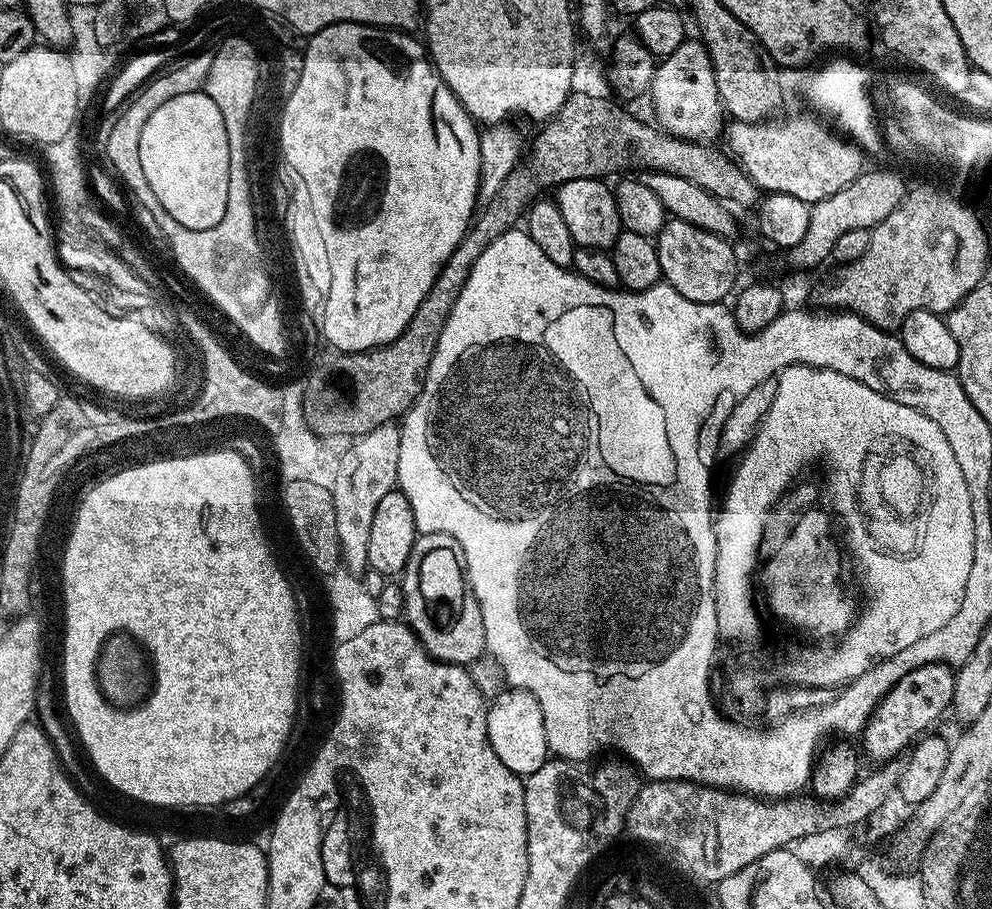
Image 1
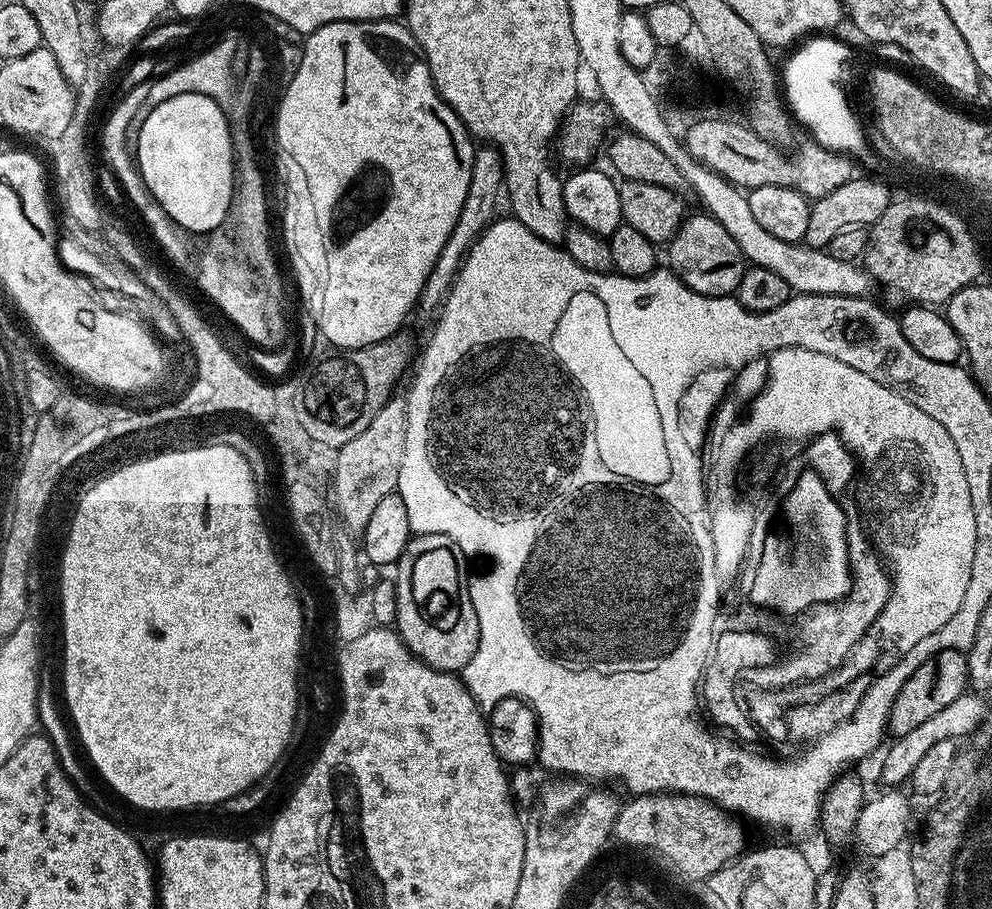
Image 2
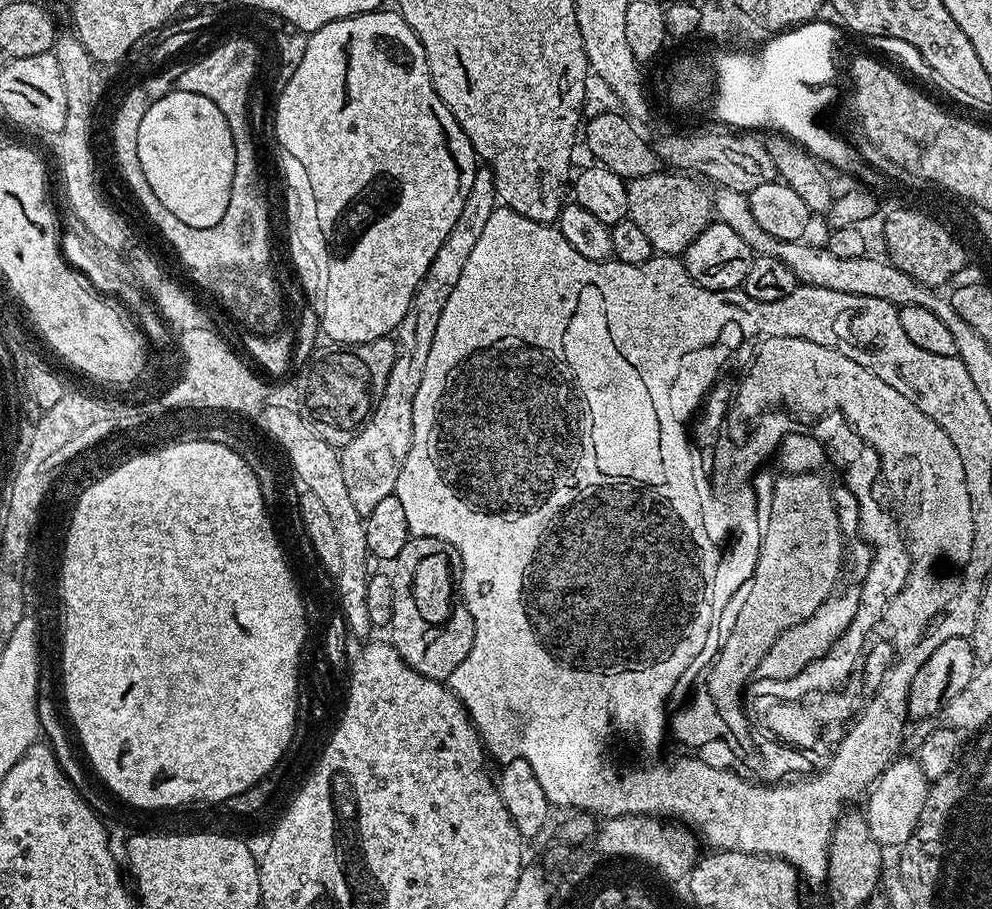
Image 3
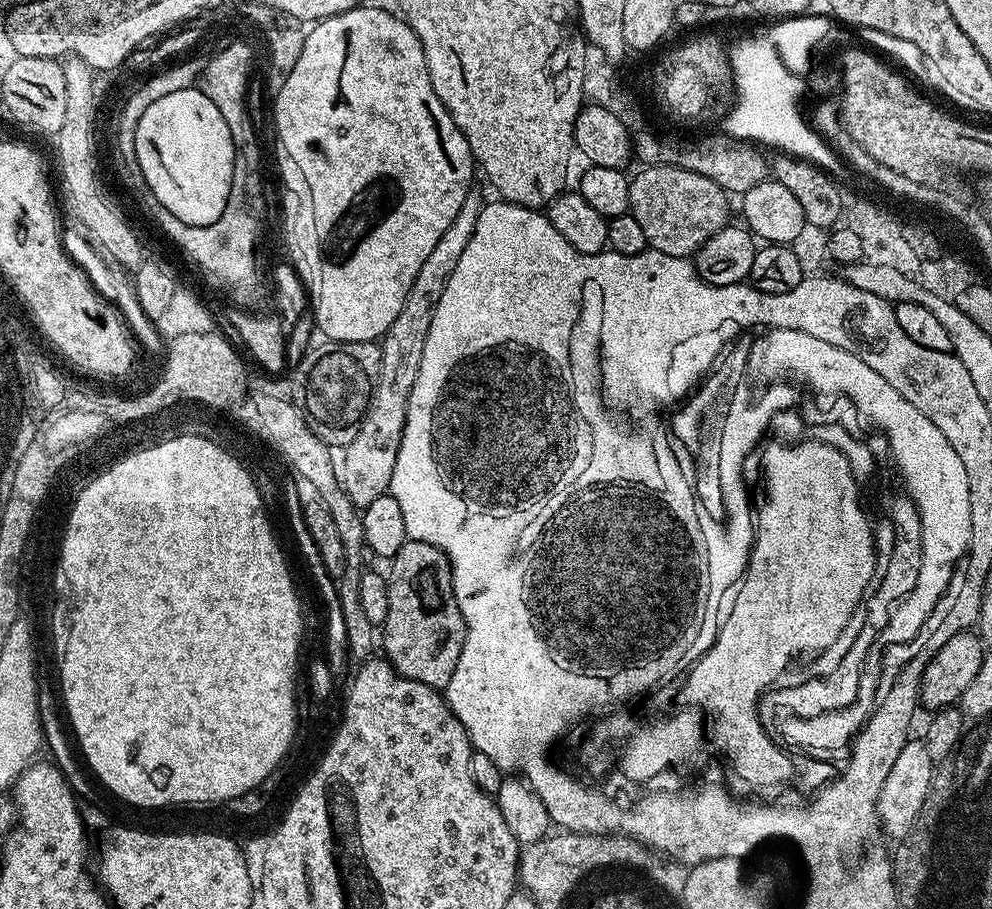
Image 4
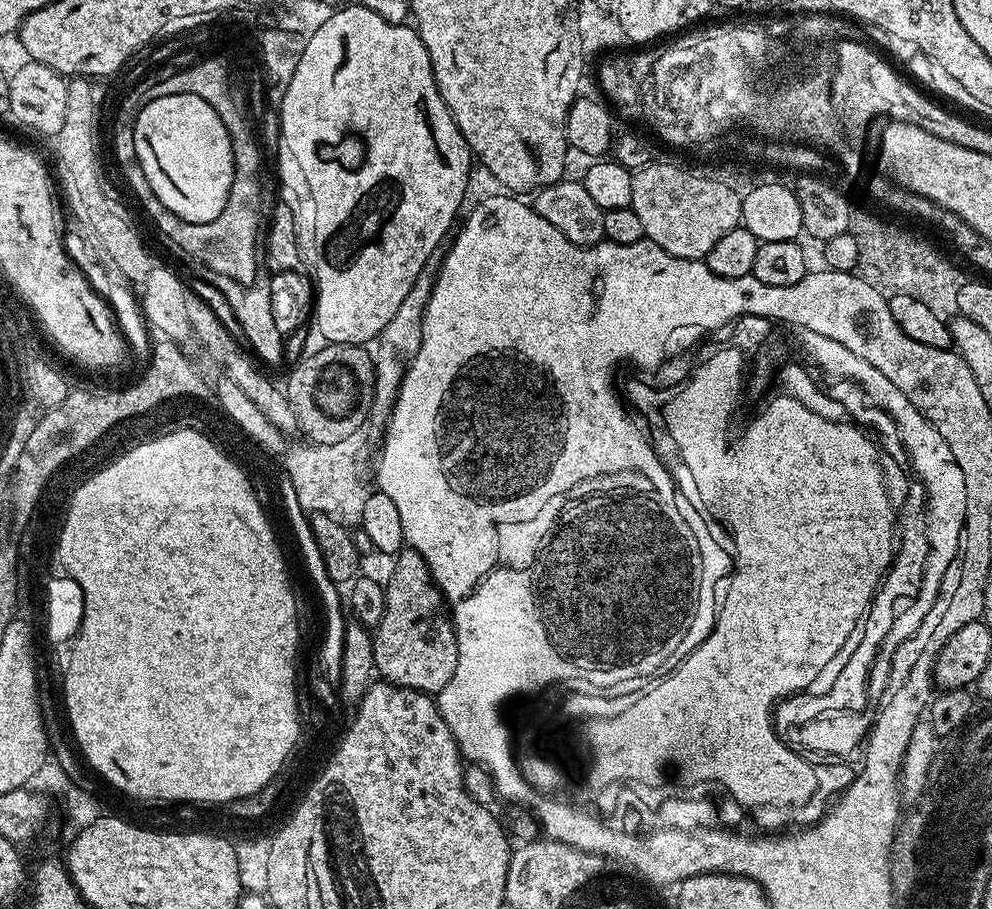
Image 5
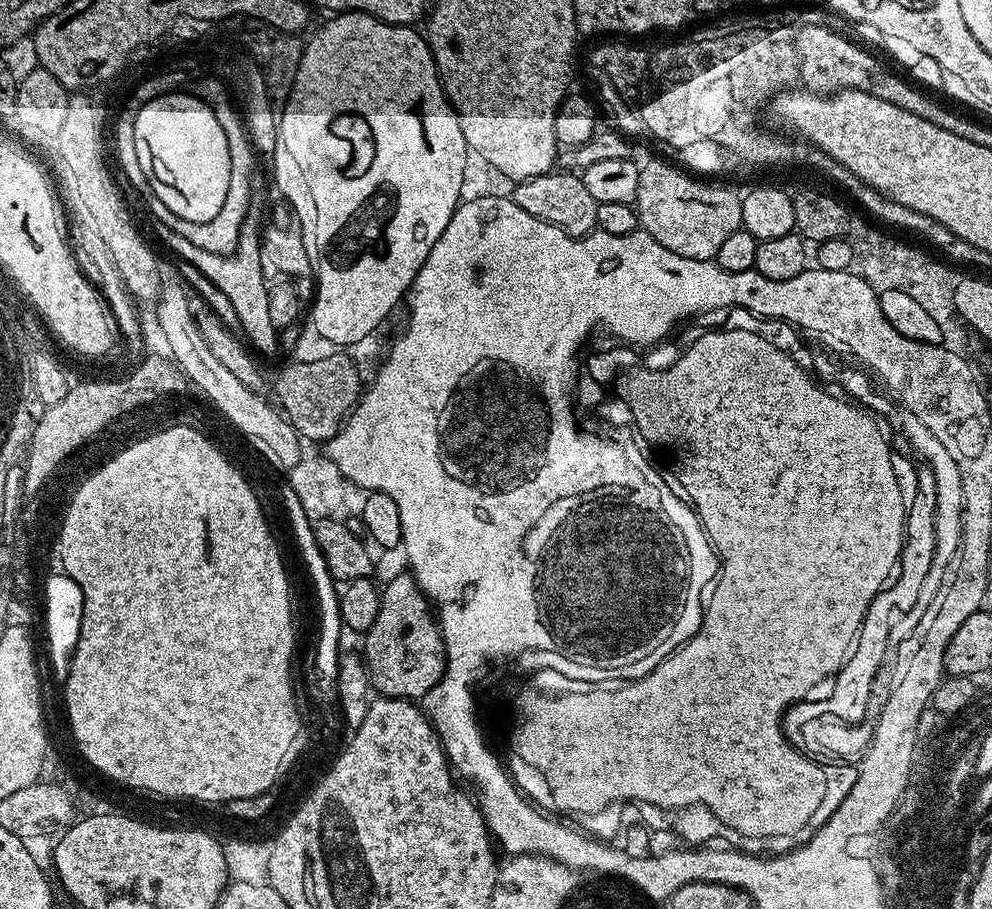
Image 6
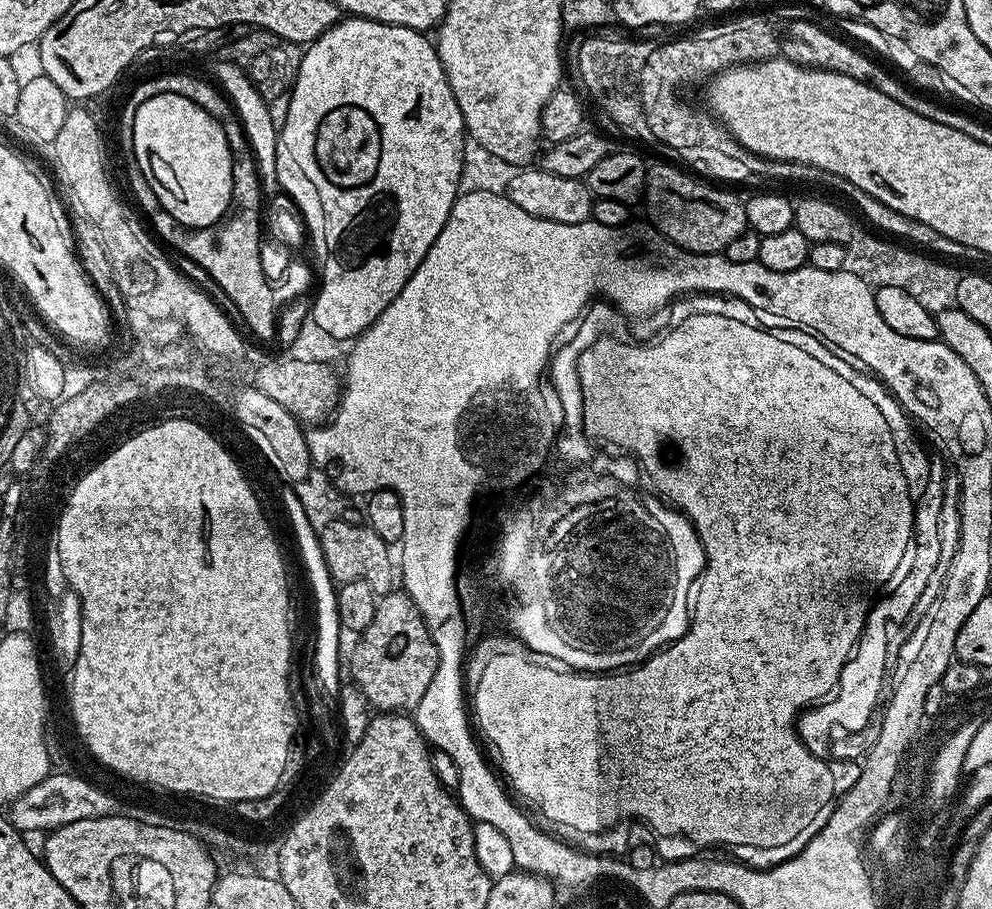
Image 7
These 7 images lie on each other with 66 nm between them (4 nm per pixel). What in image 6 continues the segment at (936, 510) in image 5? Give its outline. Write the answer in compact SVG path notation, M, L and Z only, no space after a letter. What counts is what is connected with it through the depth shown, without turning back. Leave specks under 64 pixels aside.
M905 415L903 419L904 432L908 435L908 440L912 443L913 450L918 455L924 456L920 458L923 458L934 472L934 479L937 482L937 542L936 549L934 550L933 564L930 566L929 574L926 575L926 582L922 585L918 600L912 608L905 611L889 627L888 646L892 650L899 648L908 639L908 635L912 633L914 626L918 626L918 618L922 618L922 614L926 614L926 606L930 606L930 602L934 602L934 594L938 594L938 586L942 582L942 574L946 570L950 558L954 558L954 554L960 545L960 539L962 538L962 510L964 509L962 474L958 474L958 462L954 462L954 458L950 458L950 453L946 450L946 446L942 446L942 442L938 442L938 438L934 438L934 434L930 434L930 430L926 430L926 426L922 426L922 422L918 422L918 418Z

